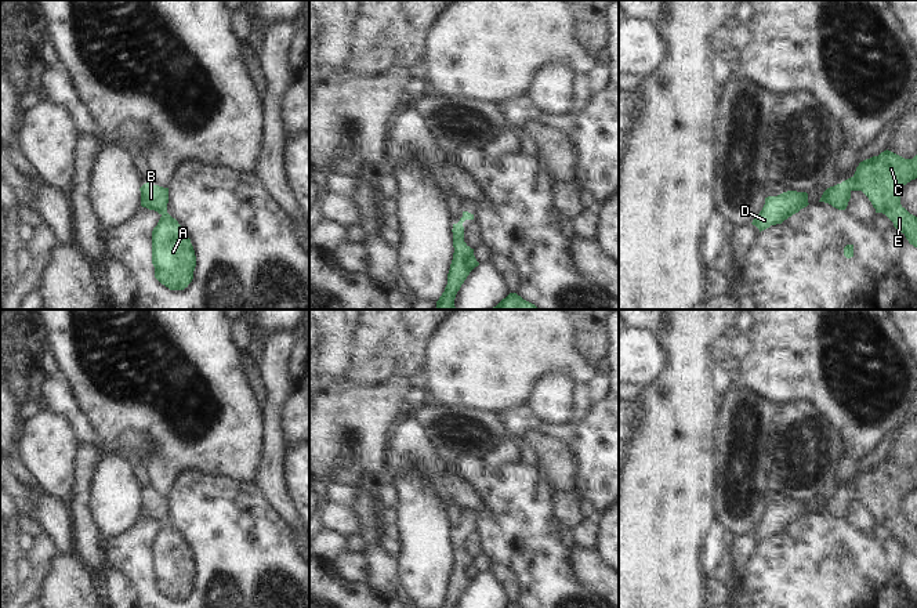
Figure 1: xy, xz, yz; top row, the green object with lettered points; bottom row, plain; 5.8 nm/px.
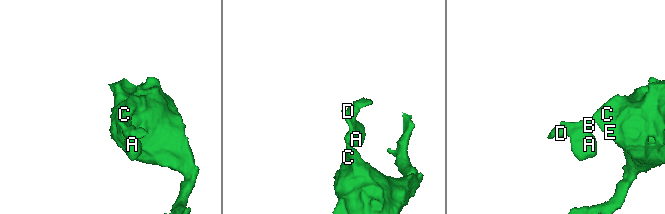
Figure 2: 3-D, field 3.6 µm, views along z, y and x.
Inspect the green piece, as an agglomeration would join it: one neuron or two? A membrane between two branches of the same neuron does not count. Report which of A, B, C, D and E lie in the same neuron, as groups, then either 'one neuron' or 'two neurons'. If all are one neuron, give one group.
groups A B C D E; one neuron

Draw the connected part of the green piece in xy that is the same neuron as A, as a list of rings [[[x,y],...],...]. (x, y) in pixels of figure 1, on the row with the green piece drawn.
[[[148,181],[139,191],[141,206],[162,216],[152,231],[155,278],[170,290],[184,290],[193,279],[196,256],[185,229],[167,213],[168,188]]]

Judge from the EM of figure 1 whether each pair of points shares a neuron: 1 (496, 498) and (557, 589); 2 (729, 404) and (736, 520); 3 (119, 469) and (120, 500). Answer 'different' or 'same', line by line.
1: same
2: same
3: same

